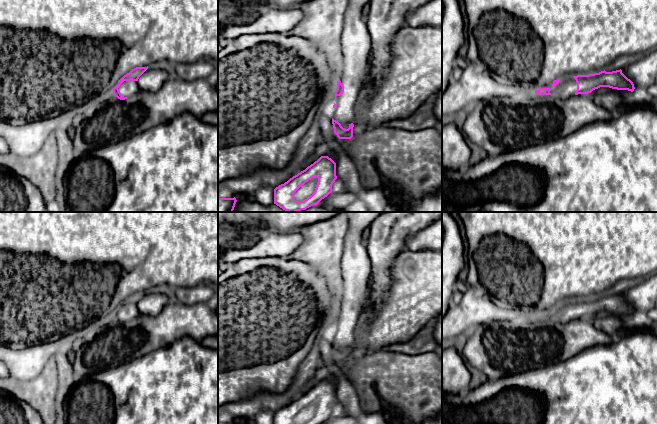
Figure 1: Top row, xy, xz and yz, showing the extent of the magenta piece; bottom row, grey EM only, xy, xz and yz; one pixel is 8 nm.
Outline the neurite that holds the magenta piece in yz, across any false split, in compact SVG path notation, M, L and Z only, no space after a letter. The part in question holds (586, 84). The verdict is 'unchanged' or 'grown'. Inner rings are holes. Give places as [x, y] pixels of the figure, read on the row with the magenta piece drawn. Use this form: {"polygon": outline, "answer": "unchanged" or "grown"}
{"polygon": "M622 70L612 72L601 71L589 75L577 75L554 80L550 88L539 88L535 94L540 96L551 95L562 99L567 99L573 95L588 94L600 87L609 87L617 90L628 90L633 92L635 87Z", "answer": "grown"}

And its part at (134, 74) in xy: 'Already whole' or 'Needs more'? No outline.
Needs more

